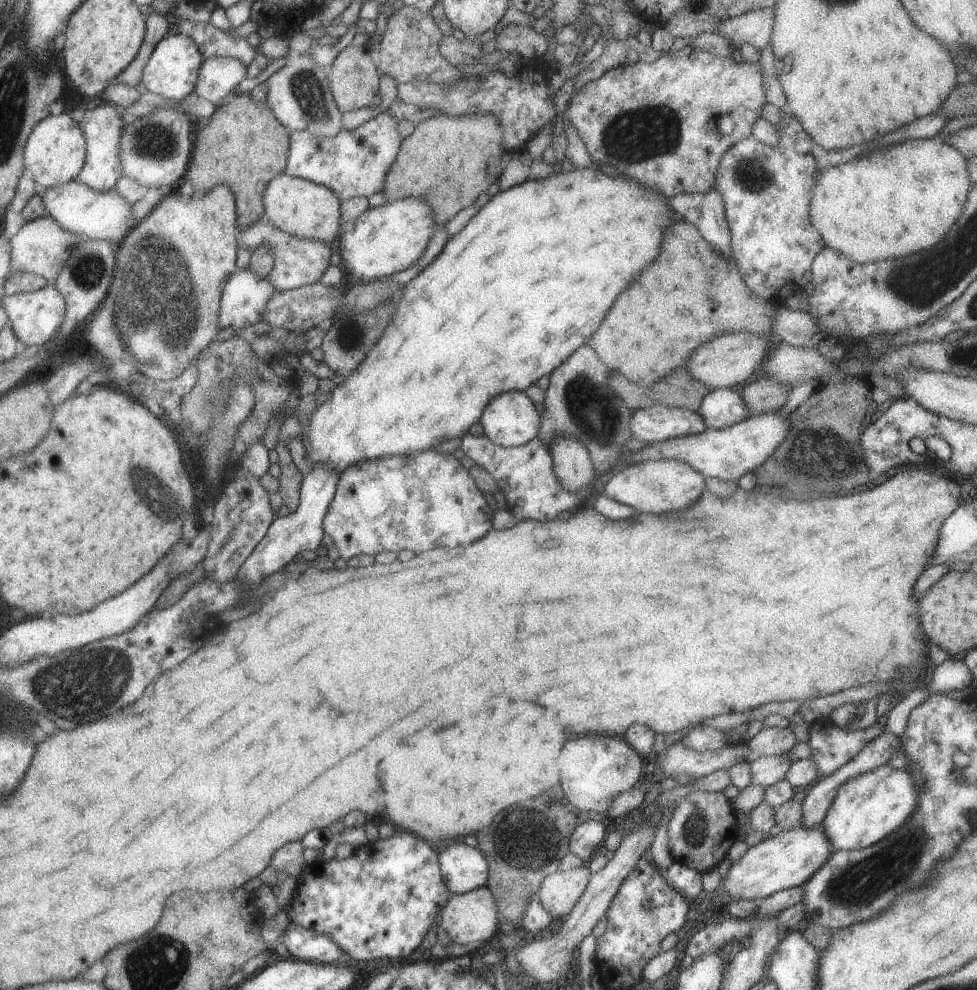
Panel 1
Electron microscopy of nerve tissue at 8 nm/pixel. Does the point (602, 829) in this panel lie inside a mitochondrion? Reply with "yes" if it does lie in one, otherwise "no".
no

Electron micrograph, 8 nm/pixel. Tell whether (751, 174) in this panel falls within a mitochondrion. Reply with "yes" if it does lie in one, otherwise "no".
yes

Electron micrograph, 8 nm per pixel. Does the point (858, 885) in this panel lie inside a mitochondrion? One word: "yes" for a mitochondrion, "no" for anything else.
yes

